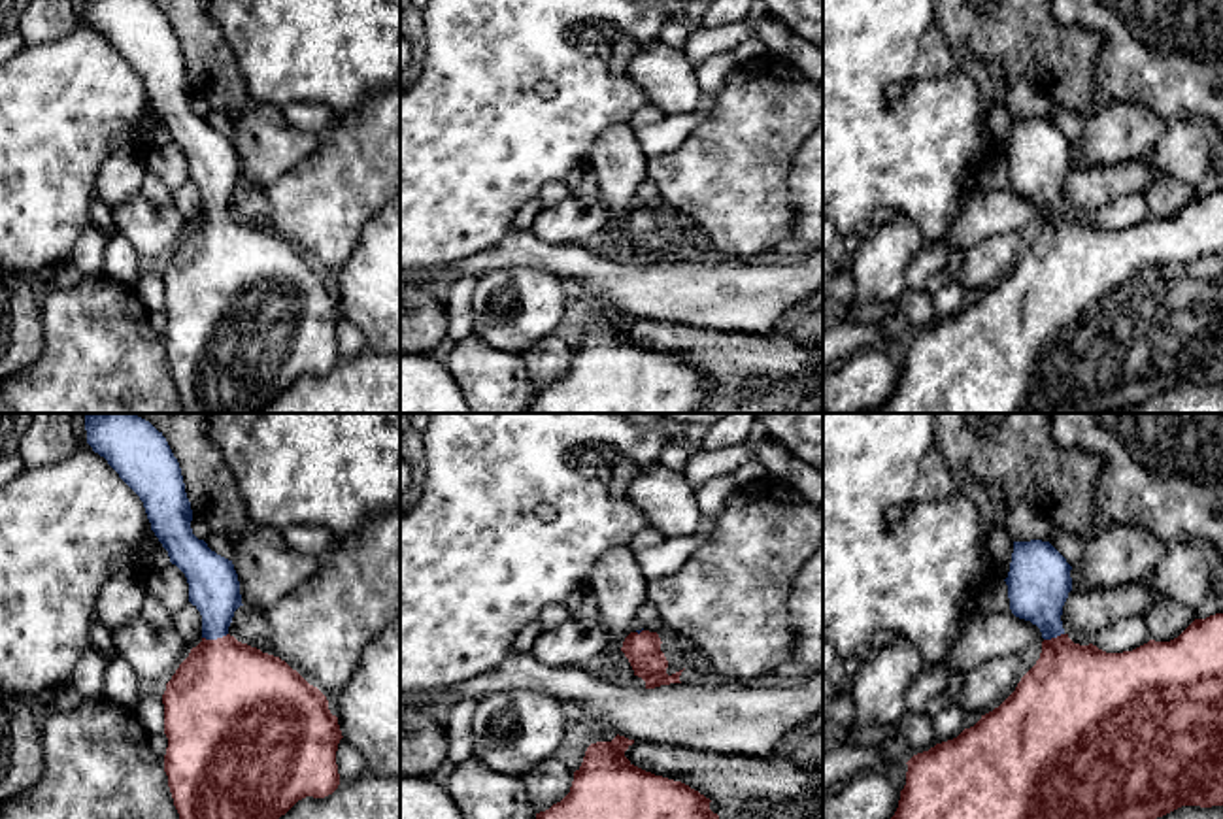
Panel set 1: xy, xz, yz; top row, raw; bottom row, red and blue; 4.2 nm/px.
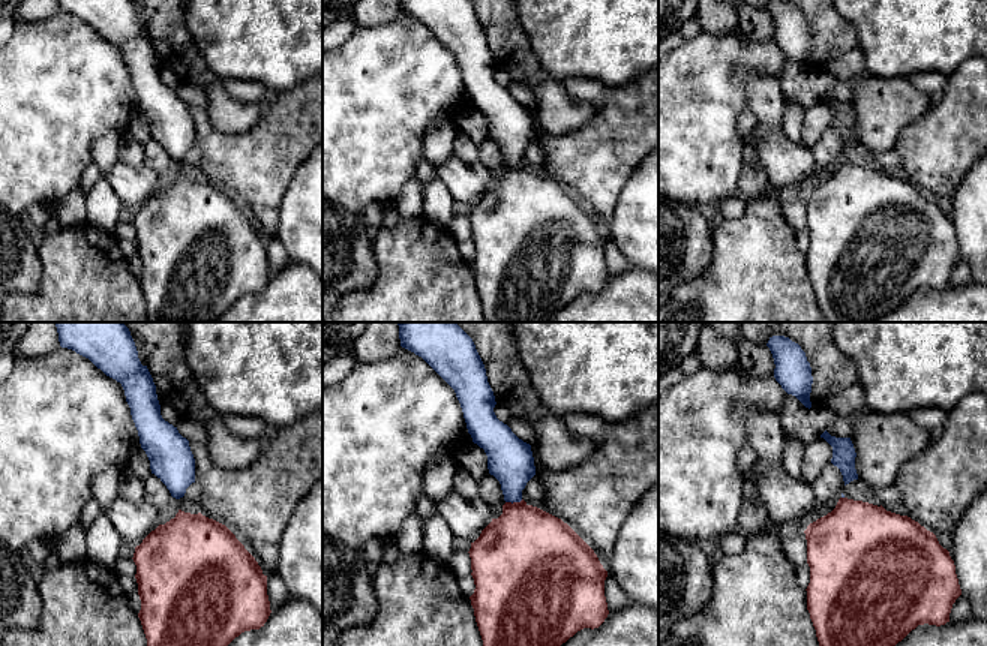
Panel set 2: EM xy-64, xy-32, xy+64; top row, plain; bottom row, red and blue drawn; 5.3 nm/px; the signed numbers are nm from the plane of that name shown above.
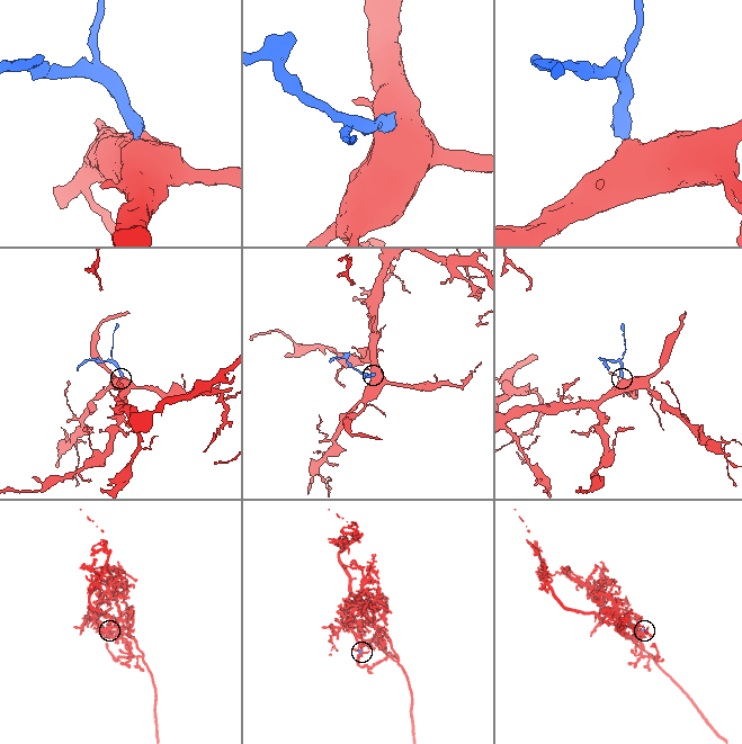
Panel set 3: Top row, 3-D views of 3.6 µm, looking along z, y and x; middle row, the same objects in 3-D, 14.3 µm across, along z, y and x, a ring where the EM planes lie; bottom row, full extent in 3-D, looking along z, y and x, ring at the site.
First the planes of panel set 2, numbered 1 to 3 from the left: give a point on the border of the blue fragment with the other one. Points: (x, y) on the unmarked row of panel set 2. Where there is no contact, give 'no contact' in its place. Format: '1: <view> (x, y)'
1: no contact
2: xy-32 (513, 167)
3: no contact

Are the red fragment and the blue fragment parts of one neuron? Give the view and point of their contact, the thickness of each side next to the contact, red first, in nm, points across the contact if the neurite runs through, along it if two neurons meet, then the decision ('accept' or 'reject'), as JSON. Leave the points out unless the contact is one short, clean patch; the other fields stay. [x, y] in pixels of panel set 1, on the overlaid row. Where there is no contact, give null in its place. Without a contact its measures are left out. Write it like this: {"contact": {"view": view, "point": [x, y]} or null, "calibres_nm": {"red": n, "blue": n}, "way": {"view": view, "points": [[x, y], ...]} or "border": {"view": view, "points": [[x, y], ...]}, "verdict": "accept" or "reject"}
{"contact": {"view": "xy", "point": [214, 640]}, "calibres_nm": {"red": 480, "blue": 220}, "way": {"view": "xy", "points": [[227, 697], [214, 640], [214, 587]]}, "verdict": "accept"}

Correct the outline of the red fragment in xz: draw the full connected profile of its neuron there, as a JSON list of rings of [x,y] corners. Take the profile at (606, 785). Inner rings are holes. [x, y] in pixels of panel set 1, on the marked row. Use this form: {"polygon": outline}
{"polygon": [[[625,736],[591,744],[581,766],[574,772],[570,793],[536,819],[719,819],[710,798],[681,781],[655,776],[634,766],[625,751],[634,744]]]}

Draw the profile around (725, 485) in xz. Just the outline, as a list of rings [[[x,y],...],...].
[[[757,459],[746,460],[734,472],[717,476],[696,489],[696,502],[702,515],[712,525],[717,523],[727,500],[740,489],[749,485],[753,479],[766,476],[764,466]]]

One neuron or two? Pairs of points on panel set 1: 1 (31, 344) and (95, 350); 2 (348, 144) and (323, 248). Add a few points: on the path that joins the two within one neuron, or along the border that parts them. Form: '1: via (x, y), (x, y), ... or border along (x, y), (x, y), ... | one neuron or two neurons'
1: border along (42, 306), (44, 350), (19, 372) | two neurons
2: via (348, 170), (348, 178), (323, 202), (323, 221) | one neuron

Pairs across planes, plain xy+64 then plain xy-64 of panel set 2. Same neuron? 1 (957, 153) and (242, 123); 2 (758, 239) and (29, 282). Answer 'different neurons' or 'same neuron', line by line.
1: different neurons
2: different neurons

